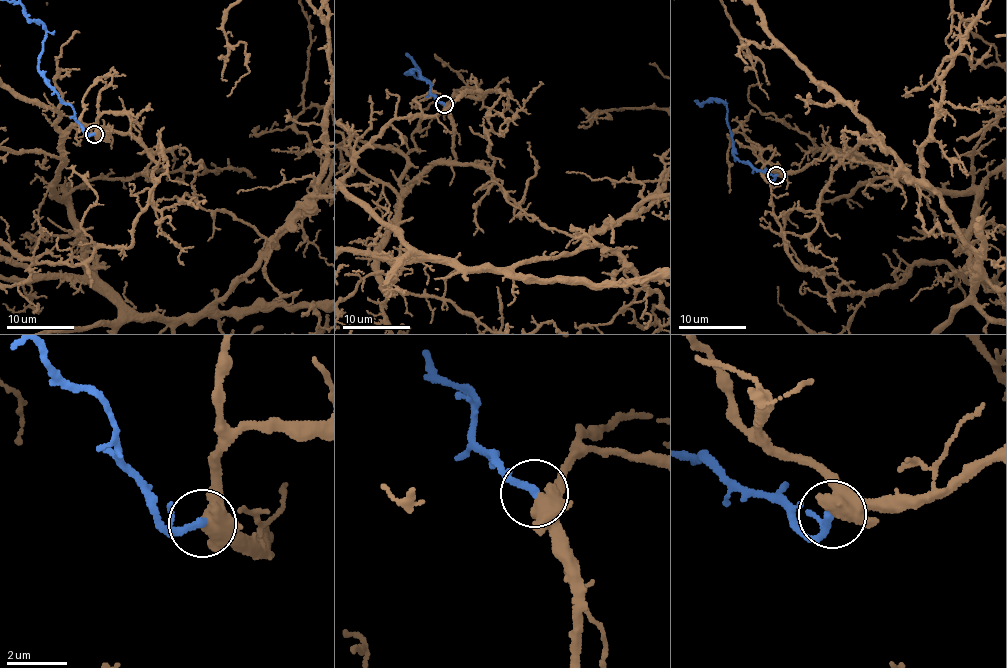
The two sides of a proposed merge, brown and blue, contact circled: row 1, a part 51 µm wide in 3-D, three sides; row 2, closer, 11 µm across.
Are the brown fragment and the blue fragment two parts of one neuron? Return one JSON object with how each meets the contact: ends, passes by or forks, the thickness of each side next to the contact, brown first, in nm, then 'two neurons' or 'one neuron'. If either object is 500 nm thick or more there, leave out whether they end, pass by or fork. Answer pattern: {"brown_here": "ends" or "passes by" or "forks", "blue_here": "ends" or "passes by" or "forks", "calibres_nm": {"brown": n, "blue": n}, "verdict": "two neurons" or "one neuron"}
{"brown_here": "passes by", "blue_here": "passes by", "calibres_nm": {"brown": 480, "blue": 190}, "verdict": "one neuron"}

